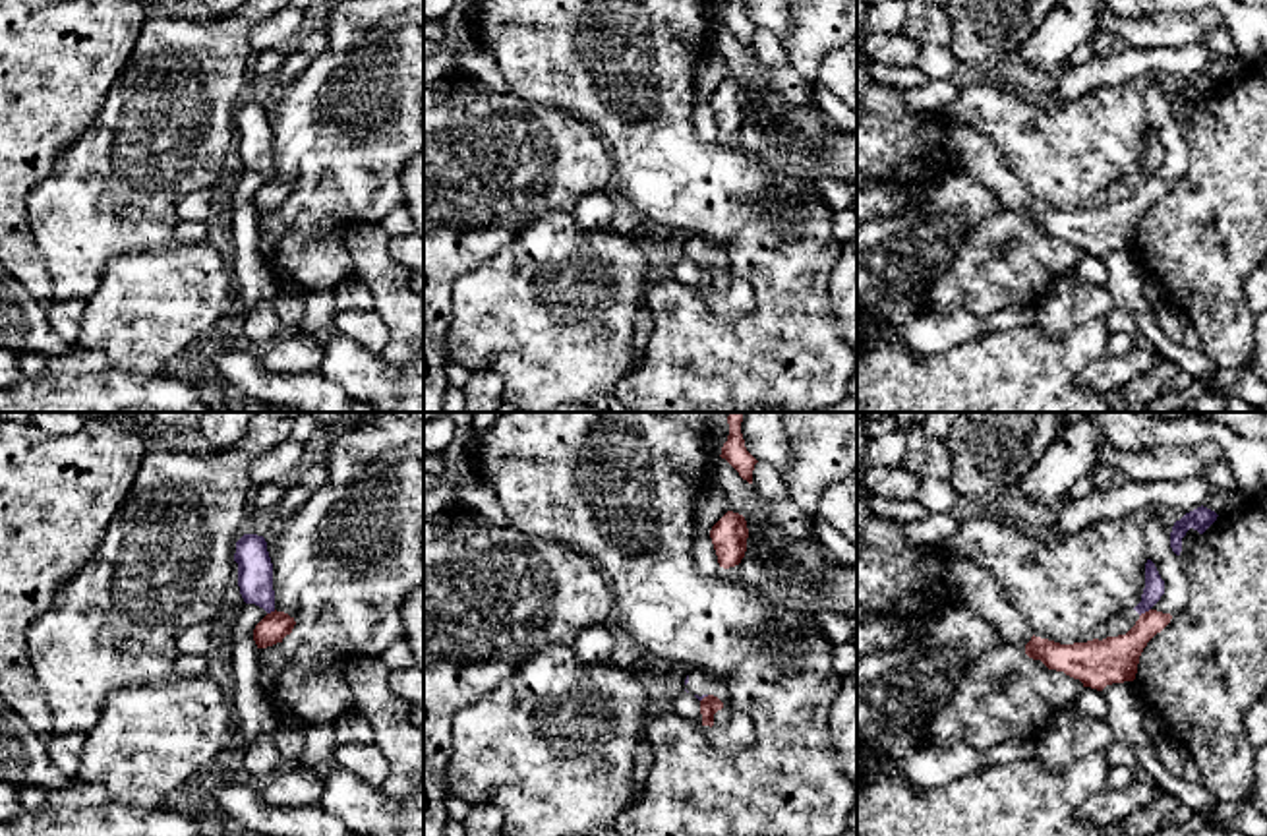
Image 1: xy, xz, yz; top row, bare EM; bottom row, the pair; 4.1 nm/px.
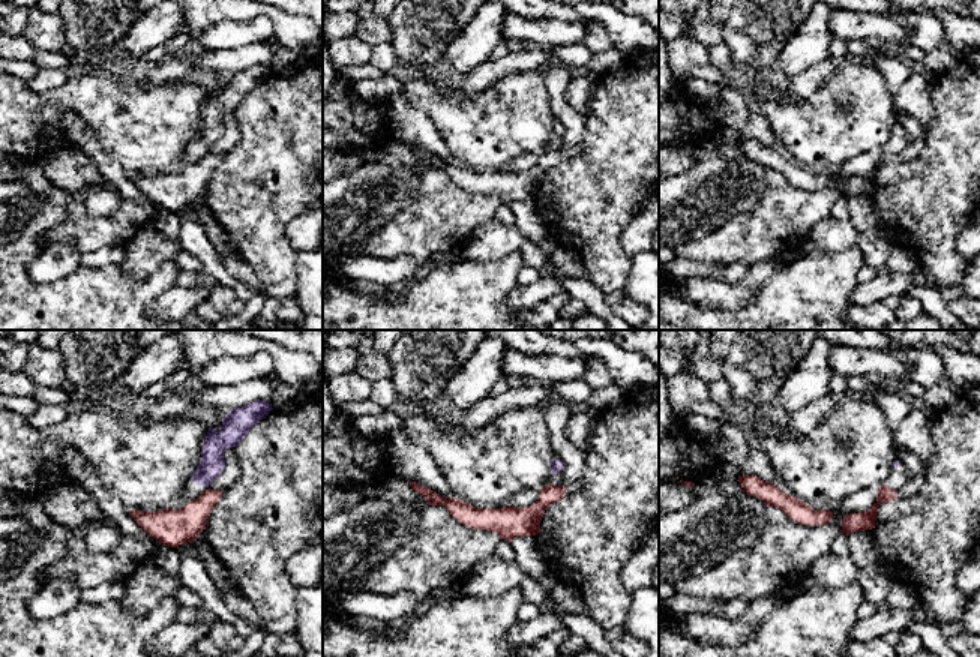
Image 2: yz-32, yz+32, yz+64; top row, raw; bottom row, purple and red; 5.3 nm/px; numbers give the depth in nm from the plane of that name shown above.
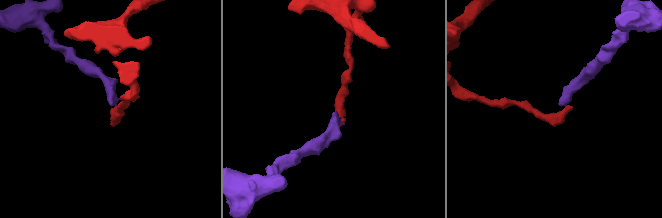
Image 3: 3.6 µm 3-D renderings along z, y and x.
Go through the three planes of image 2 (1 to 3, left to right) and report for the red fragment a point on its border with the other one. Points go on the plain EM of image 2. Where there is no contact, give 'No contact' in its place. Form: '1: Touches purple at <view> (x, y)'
1: No contact
2: No contact
3: No contact

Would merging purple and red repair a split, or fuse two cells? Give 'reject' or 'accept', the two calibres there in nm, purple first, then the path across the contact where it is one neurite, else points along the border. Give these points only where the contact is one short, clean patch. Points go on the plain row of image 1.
reject; calibres 80 and 190 nm; border yz (1149, 175), (1140, 182)

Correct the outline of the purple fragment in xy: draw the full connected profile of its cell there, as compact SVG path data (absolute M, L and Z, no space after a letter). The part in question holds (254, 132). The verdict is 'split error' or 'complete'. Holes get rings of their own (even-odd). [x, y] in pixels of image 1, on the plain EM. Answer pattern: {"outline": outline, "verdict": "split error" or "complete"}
{"outline": "M244 101L236 108L238 153L246 170L255 170L267 180L275 178L273 130L267 108L257 101Z", "verdict": "complete"}

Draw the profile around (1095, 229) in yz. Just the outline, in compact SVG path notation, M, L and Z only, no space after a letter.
M1149 176L1139 182L1126 201L1074 211L1060 211L1033 201L1025 211L1025 221L1041 226L1048 236L1079 246L1083 254L1103 257L1106 252L1135 246L1143 215L1170 186L1170 180Z

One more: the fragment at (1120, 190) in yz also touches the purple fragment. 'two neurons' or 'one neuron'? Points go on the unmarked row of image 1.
one neuron

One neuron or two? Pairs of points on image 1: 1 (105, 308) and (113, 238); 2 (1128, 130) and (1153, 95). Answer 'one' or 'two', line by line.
1: two
2: two

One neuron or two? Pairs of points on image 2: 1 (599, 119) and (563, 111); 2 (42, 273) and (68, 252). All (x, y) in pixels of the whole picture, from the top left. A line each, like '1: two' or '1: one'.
1: two
2: one

